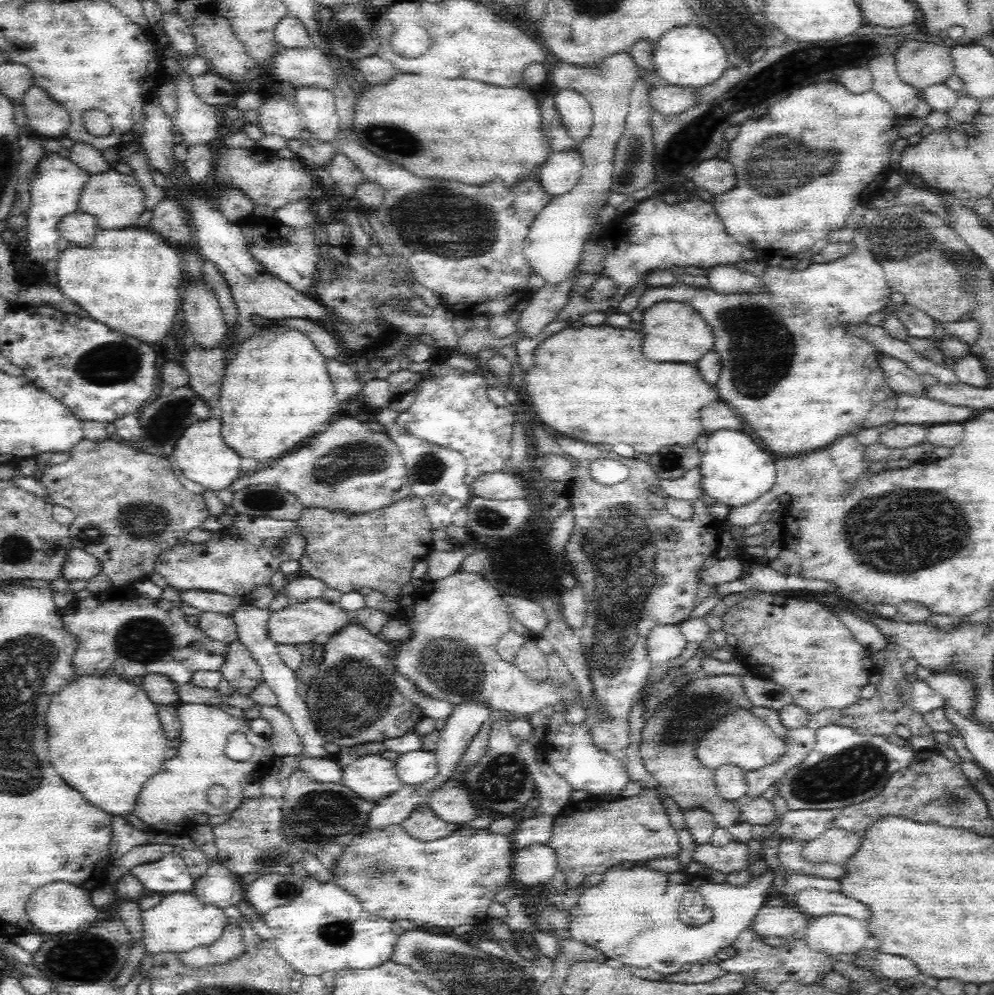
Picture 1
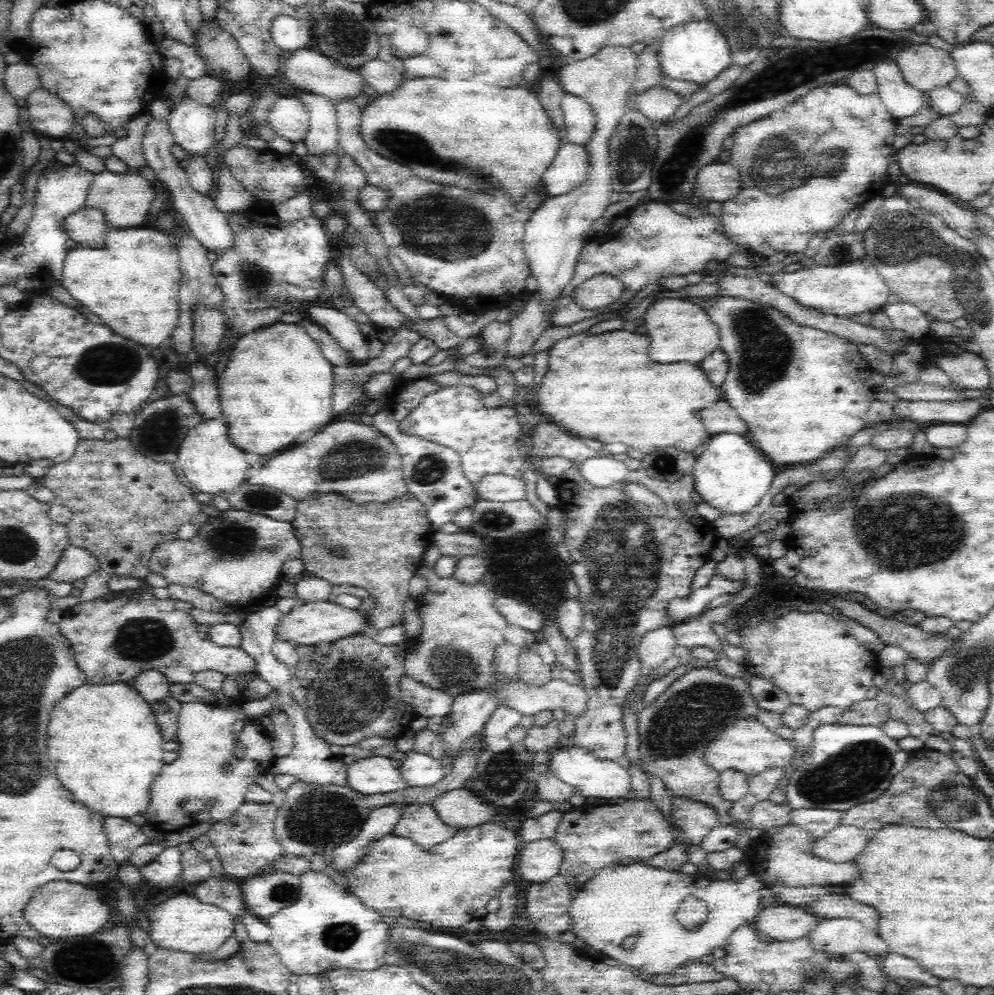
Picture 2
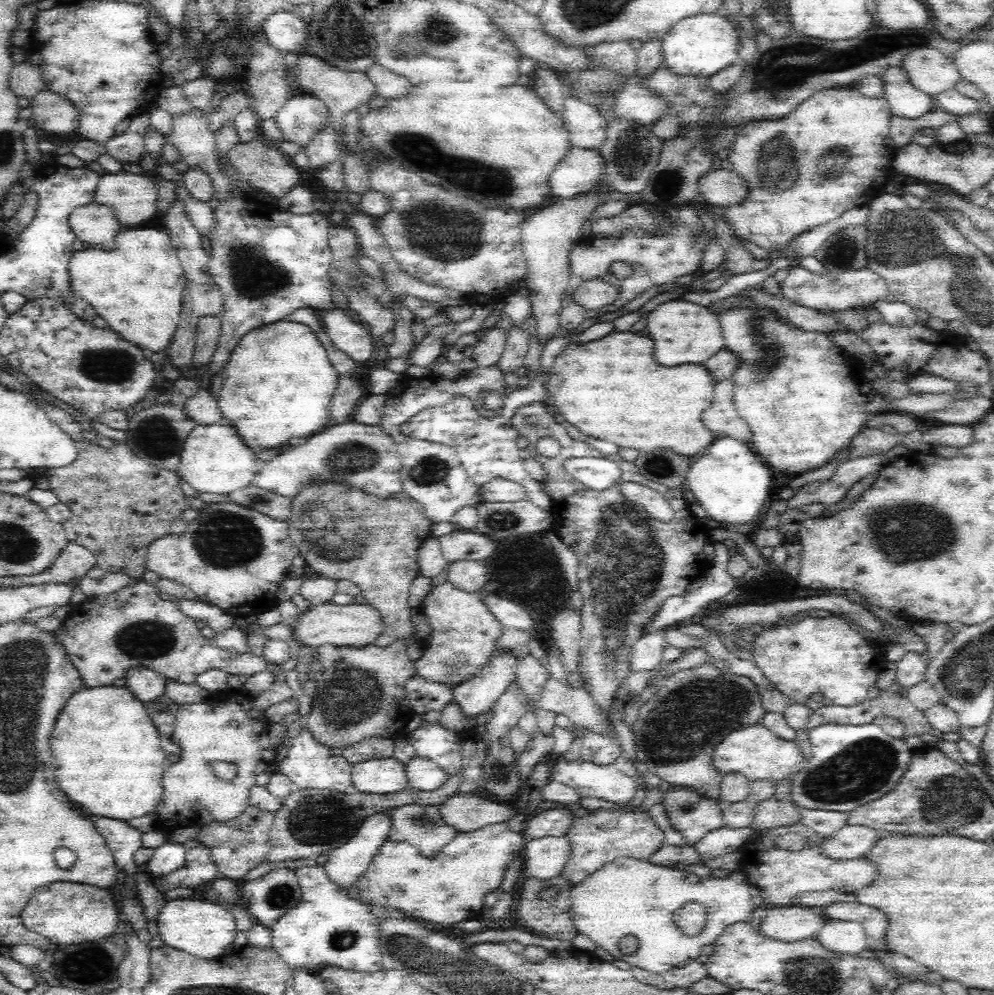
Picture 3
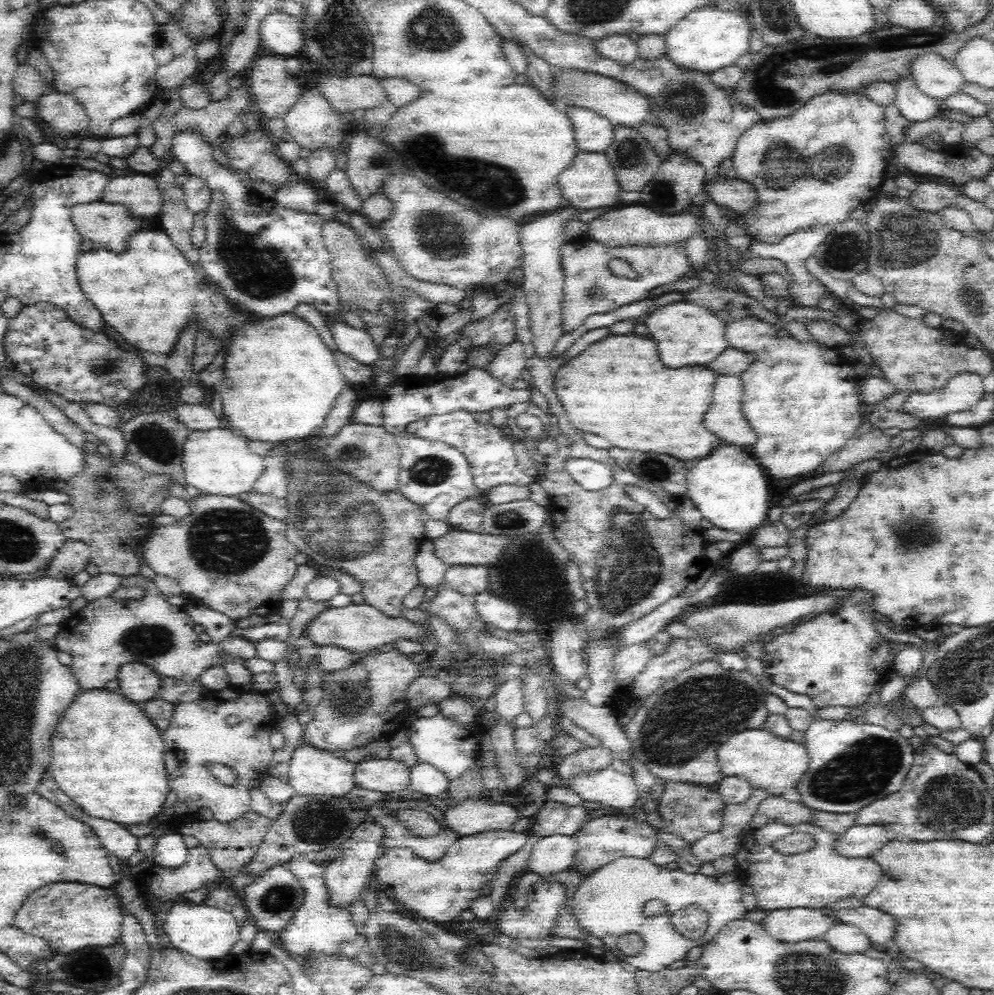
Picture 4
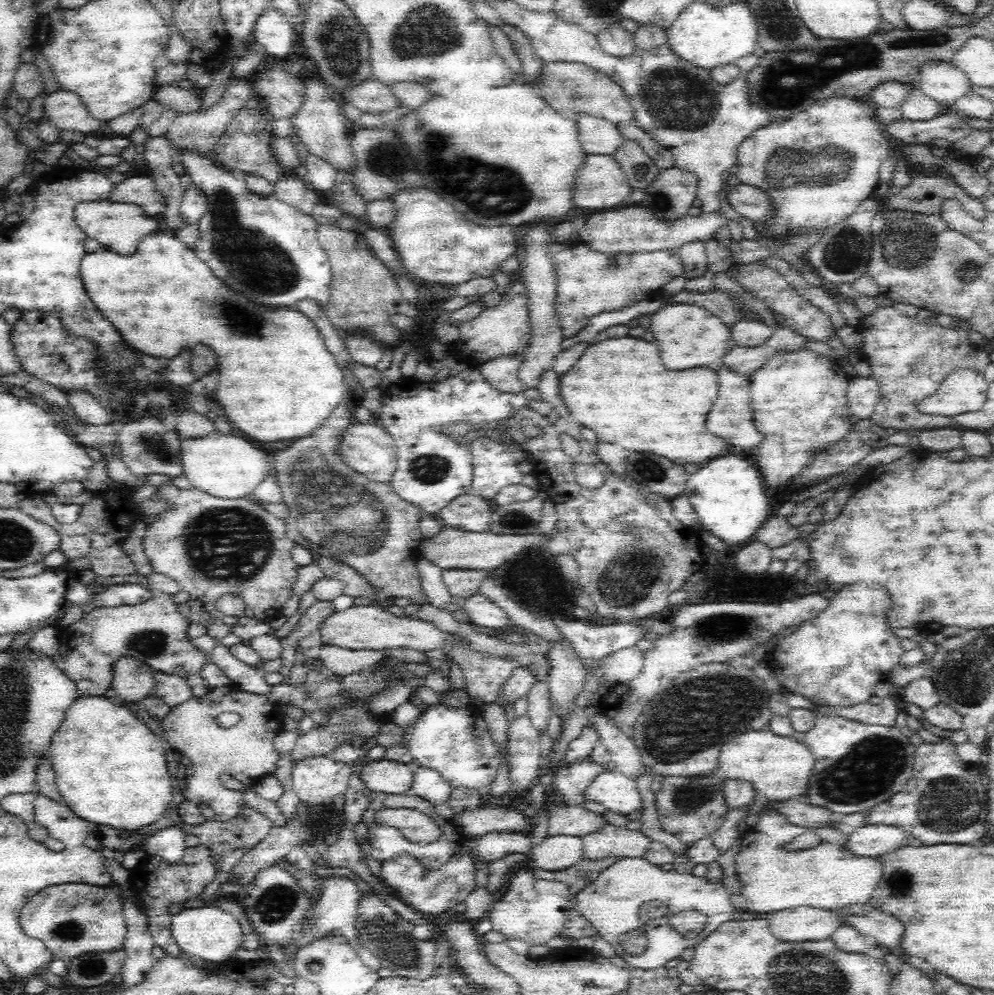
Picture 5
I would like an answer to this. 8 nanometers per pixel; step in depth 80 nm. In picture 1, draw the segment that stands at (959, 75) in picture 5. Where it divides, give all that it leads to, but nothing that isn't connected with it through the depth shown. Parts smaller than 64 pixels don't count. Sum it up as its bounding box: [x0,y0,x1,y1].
[895,40,955,91]

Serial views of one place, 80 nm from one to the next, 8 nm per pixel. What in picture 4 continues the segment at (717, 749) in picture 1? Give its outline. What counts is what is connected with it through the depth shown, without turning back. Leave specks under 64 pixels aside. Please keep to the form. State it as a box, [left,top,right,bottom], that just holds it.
[716,728,809,798]

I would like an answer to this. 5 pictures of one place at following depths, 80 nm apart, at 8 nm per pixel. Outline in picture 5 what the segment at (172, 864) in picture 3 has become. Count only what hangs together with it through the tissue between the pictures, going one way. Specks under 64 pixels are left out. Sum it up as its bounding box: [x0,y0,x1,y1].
[137,824,186,862]

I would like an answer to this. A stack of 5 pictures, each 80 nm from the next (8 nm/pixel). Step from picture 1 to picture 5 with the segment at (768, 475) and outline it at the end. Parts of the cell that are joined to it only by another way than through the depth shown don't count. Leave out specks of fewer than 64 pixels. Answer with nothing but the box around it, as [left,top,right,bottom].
[683,452,772,548]

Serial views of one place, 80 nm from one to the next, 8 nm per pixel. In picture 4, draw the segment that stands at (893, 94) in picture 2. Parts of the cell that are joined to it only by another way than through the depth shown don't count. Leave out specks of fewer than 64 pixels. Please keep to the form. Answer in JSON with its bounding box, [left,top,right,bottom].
[892,77,943,123]

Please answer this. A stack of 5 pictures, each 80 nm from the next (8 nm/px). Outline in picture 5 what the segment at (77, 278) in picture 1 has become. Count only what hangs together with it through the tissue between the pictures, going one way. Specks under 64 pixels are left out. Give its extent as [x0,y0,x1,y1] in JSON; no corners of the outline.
[80,232,349,442]

